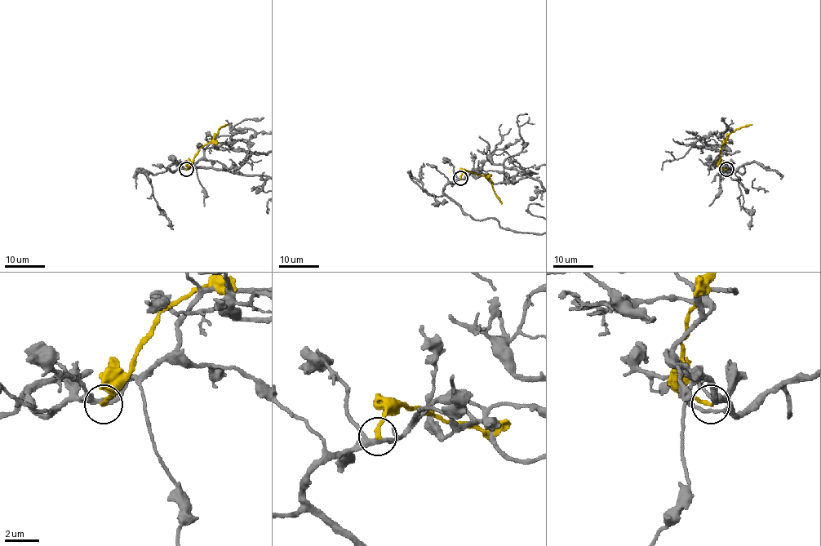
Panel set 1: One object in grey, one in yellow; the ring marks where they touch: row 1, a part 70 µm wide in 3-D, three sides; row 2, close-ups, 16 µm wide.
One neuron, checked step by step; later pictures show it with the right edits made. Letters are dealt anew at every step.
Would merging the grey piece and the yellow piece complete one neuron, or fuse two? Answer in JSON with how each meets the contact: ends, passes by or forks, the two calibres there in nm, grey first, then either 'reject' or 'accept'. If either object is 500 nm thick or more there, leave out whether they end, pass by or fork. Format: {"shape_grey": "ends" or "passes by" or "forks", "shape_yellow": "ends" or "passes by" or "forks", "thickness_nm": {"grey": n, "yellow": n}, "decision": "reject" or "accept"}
{"shape_grey": "forks", "shape_yellow": "ends", "thickness_nm": {"grey": 280, "yellow": 240}, "decision": "reject"}

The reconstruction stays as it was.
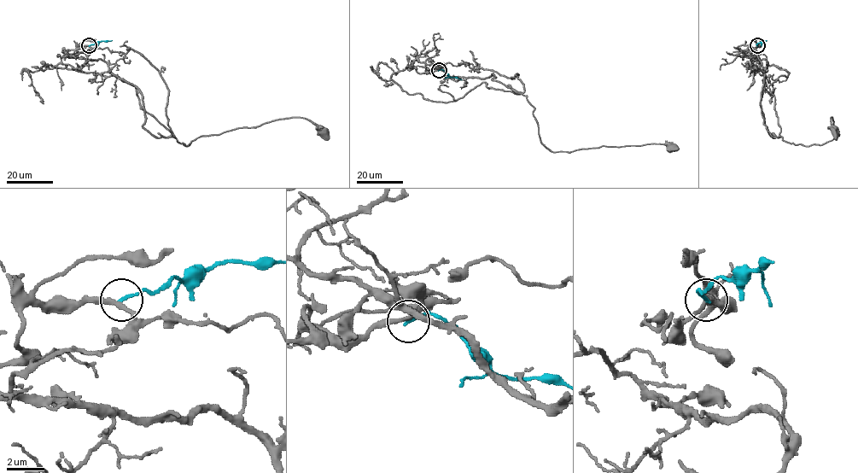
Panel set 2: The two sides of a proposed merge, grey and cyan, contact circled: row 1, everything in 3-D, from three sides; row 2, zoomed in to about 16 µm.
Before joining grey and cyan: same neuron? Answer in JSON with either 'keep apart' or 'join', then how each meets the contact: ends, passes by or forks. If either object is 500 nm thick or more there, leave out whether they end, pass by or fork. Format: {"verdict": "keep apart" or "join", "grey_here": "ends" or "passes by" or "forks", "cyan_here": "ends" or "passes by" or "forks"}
{"verdict": "keep apart", "grey_here": "passes by", "cyan_here": "ends"}

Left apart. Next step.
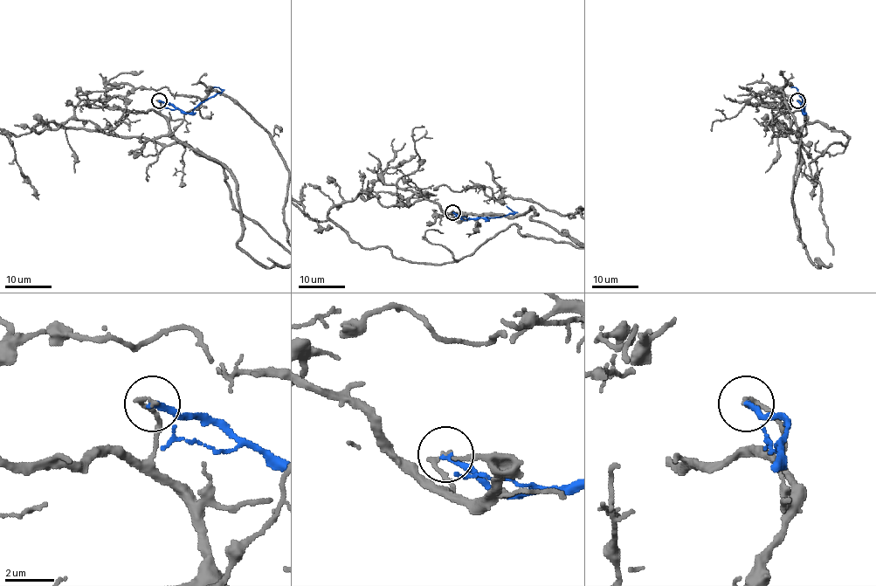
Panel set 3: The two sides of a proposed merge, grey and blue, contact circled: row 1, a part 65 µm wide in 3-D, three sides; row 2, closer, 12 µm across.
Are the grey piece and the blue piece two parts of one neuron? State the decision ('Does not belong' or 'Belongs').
Does not belong

